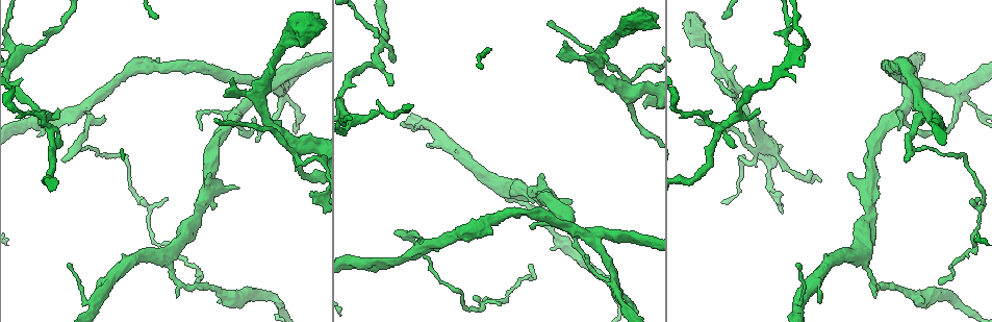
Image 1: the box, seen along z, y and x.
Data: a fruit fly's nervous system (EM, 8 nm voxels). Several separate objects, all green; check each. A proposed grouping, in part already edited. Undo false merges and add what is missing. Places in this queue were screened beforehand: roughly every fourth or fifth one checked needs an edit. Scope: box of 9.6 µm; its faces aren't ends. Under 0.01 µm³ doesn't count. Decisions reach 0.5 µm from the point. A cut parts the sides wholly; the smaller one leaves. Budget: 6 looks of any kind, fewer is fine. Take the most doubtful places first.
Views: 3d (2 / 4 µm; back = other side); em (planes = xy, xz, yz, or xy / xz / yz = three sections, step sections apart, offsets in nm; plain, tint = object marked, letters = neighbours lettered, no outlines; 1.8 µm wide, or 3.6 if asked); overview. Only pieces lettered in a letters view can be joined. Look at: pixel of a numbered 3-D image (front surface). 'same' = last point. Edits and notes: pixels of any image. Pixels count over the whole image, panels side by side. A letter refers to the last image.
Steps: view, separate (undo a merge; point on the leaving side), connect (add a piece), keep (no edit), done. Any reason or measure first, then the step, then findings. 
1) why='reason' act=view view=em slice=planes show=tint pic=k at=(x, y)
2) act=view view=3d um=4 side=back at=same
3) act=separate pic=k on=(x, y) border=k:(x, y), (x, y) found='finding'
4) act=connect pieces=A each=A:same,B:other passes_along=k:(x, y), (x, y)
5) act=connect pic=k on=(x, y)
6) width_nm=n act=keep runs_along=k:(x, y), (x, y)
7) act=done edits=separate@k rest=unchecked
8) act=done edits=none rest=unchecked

why='thick turns thin' act=view view=em slice=planes show=tint pic=1 at=(614, 286)

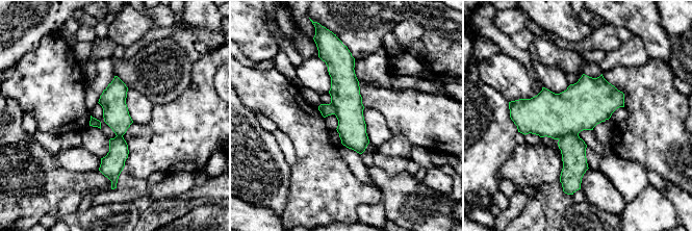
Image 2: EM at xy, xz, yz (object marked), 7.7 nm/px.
act=view view=em slice=planes show=letters at=same

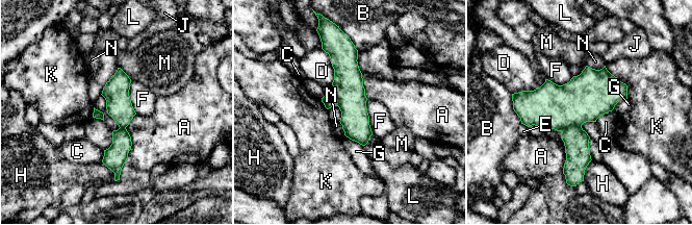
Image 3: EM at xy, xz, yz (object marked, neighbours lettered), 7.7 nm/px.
act=separate pic=3 on=(585, 98) each=A:other,B:other,C:other,D:other,E:other,F:other,G:other,H:other,J:other,K:other,L:other,M:other,N:other part_leaving=3:(344, 46), (355, 124), (363, 142) found='a second cell is stuck on'

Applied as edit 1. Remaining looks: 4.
act=view view=overview

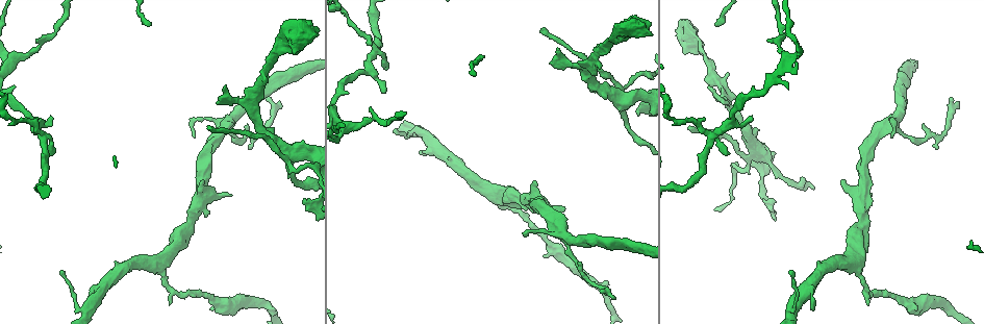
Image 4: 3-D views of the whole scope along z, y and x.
why='two arms at a narrow angle' act=view view=3d um=4 pic=4 at=(284, 151)

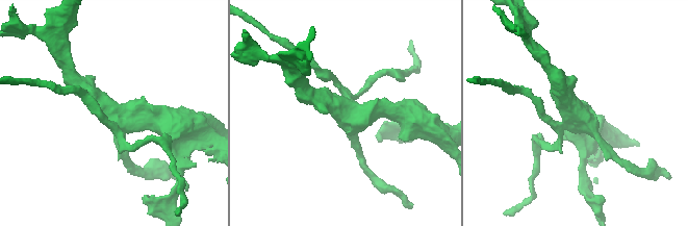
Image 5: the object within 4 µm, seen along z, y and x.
act=view view=em slice=planes show=letters pic=5 at=(570, 111)

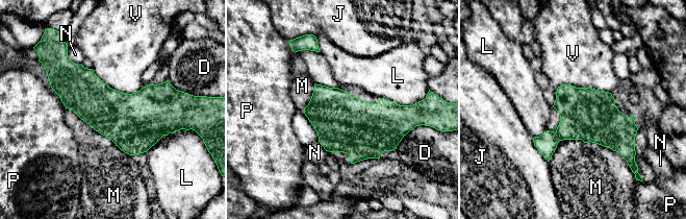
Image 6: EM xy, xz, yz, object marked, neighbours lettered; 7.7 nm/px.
longest_contact=M:650nm act=separate pic=6 on=(547, 143) each=D:other,J:other,L:other,M:other,N:other,P:other,V:other found='a second cell is stuck on'

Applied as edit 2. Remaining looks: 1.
why='side arm on a straight run' act=view view=em slice=planes show=letters pic=4 at=(39, 135)

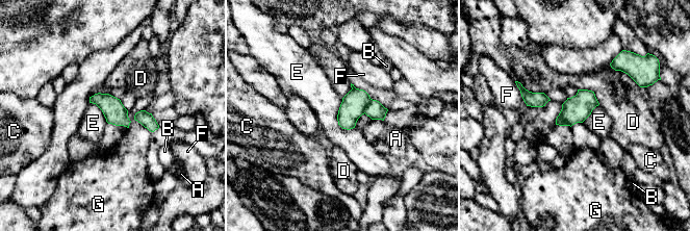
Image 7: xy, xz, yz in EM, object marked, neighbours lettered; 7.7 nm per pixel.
act=separate pic=7 on=(375, 109) each=A:other,B:other,C:other,D:other,E:other,F:other,G:other border=7:(372, 99), (364, 112) found='two cells meet here'

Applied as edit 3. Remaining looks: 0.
act=done edits=separate@3,separate@6,separate@7 rest=unchecked

